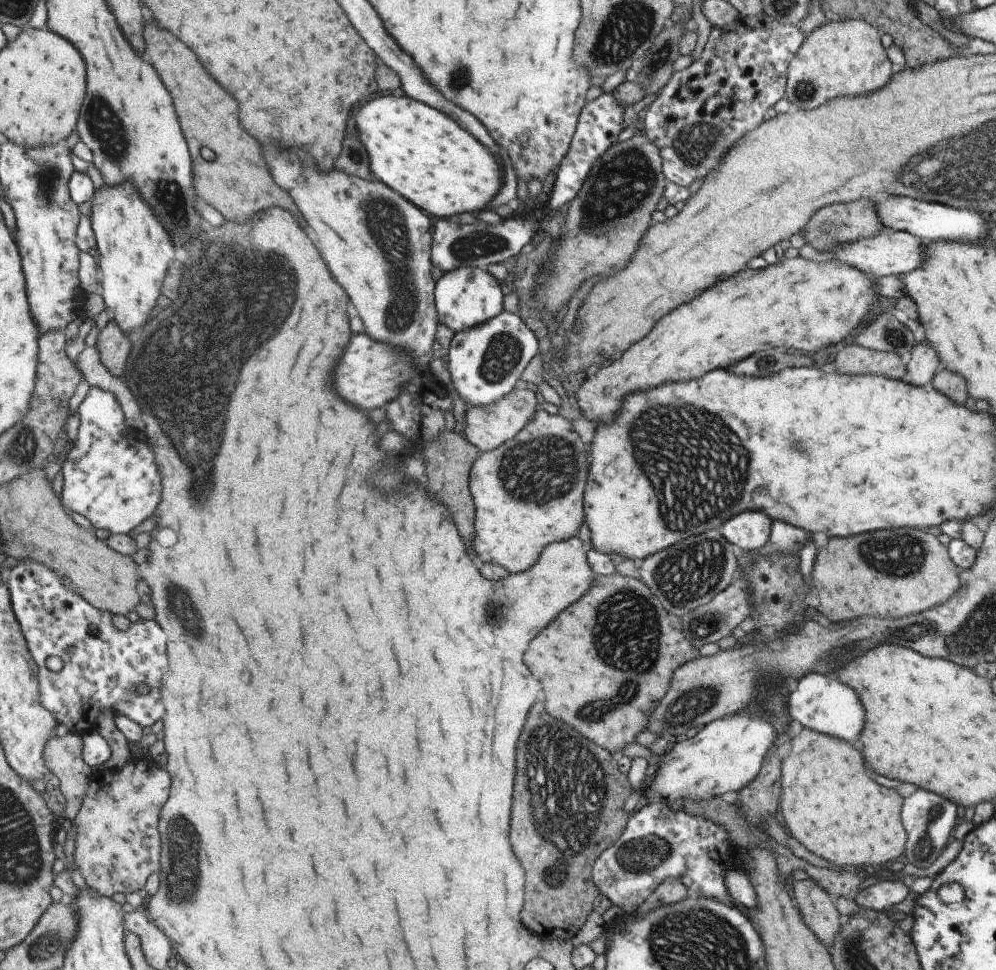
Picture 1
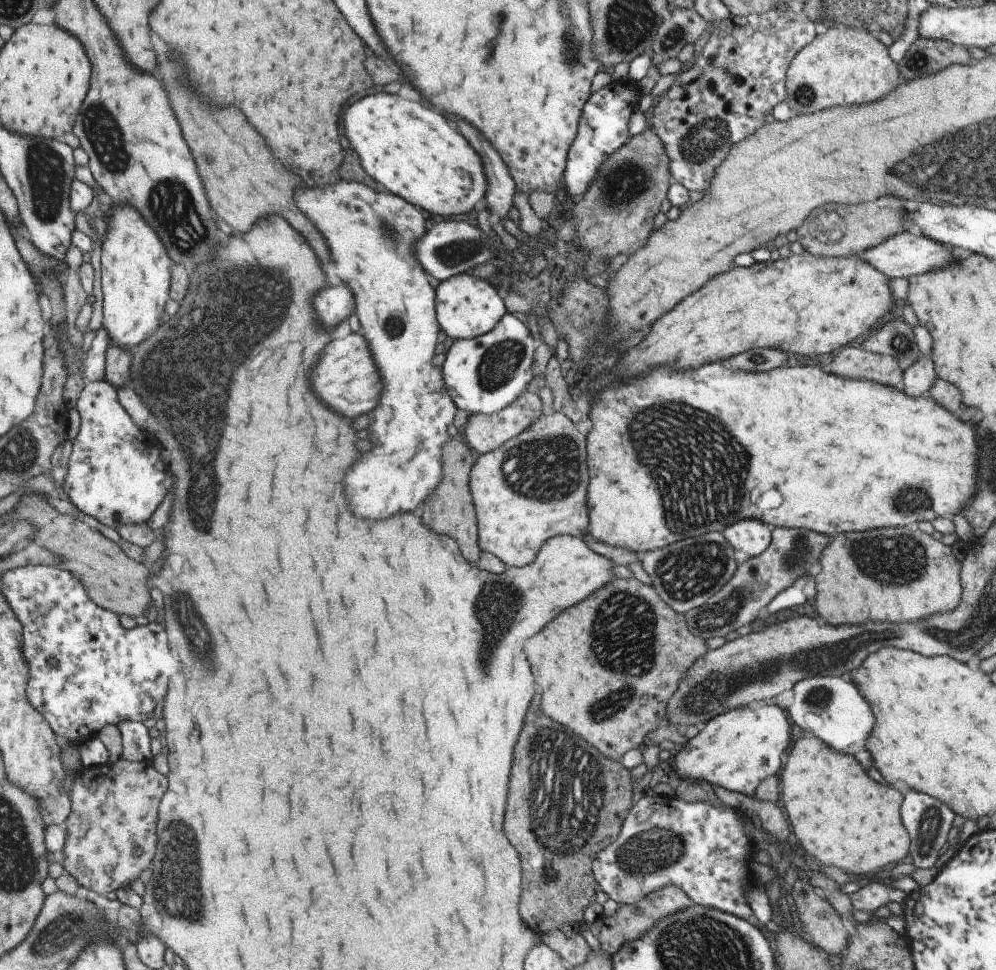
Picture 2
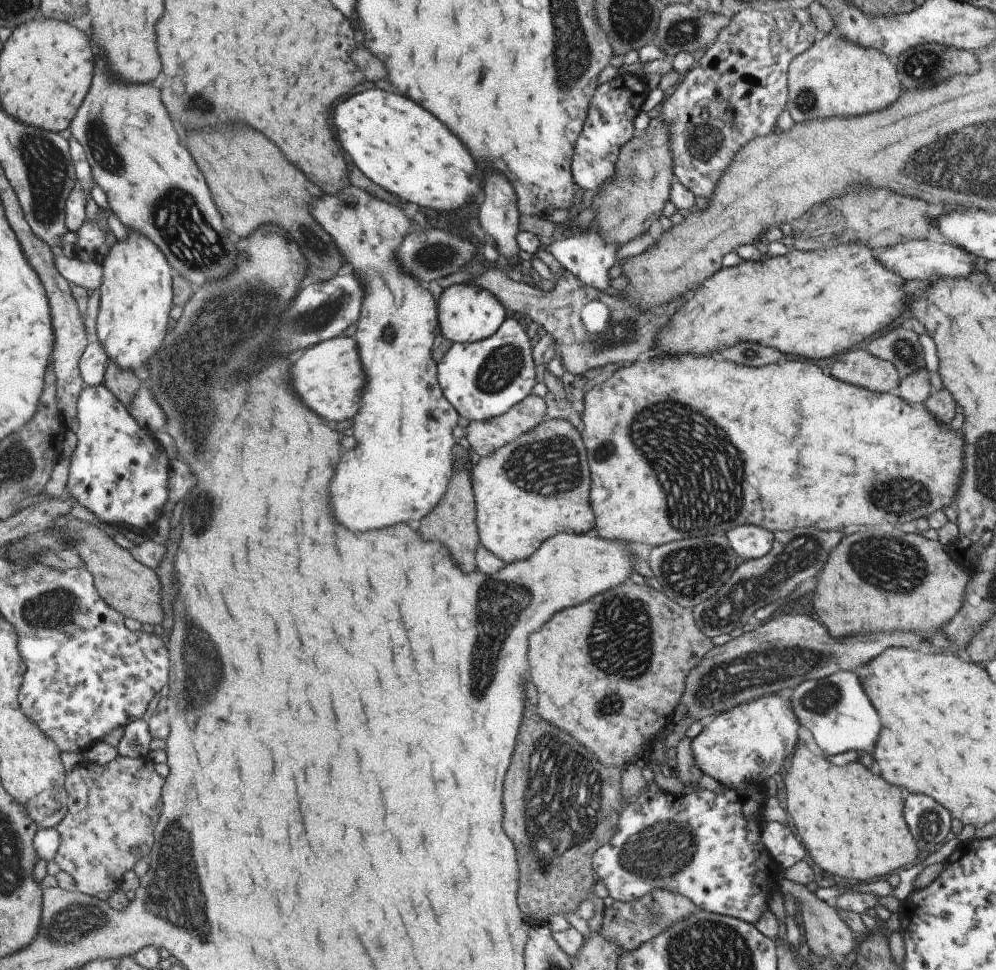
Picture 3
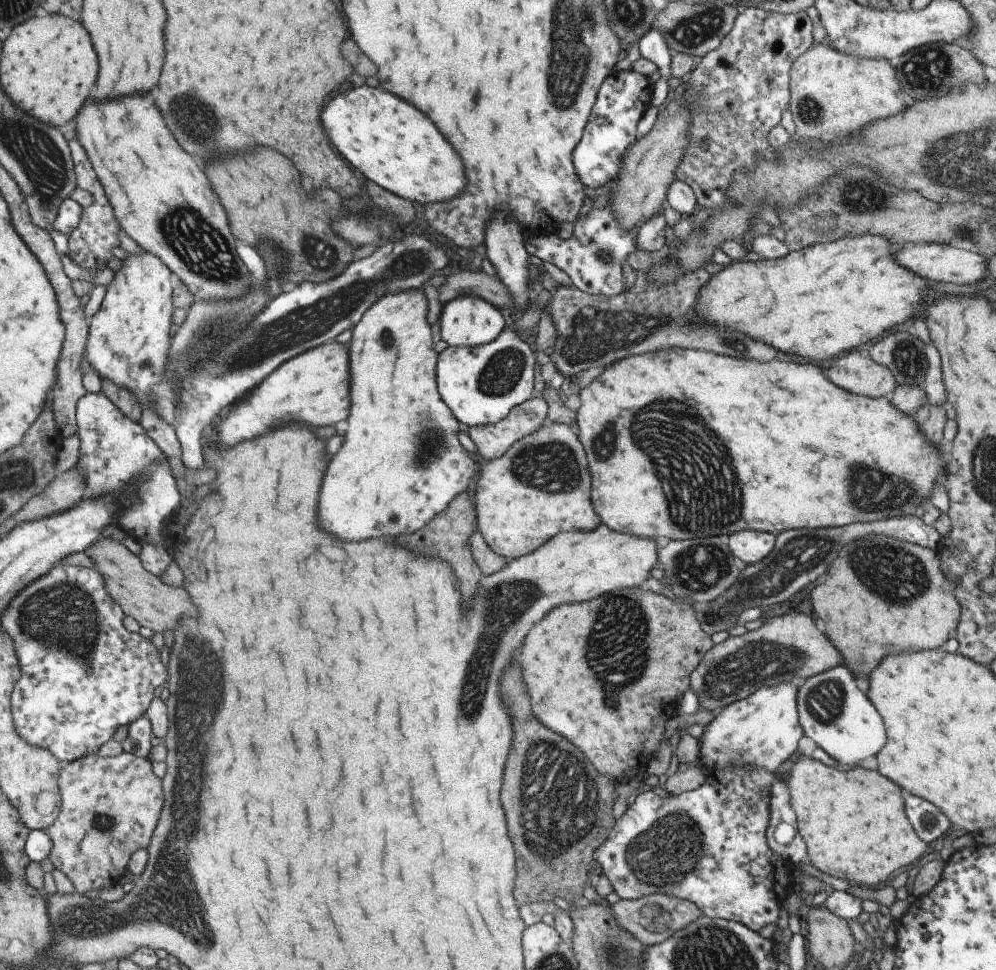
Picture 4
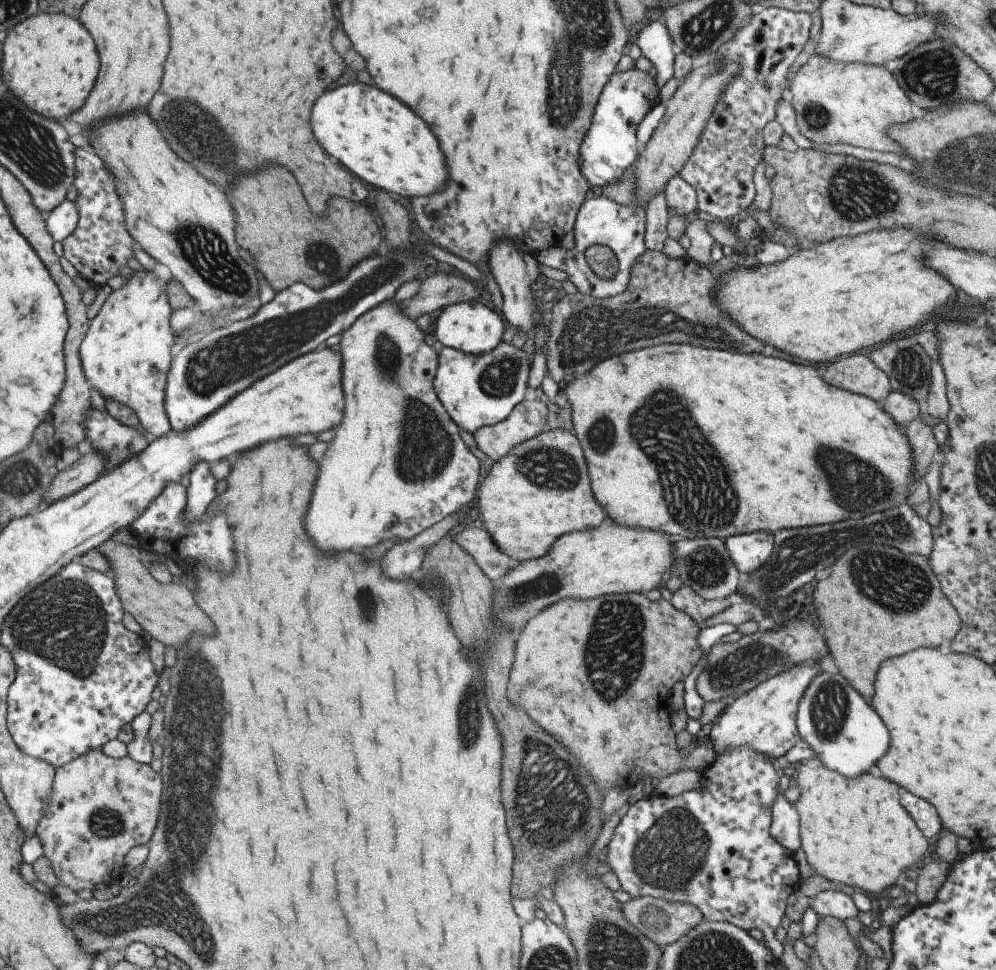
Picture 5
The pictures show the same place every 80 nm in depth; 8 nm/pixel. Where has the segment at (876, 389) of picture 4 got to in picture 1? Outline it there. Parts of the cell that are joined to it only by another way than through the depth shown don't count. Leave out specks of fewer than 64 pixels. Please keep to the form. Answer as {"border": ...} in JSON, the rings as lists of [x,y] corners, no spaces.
{"border":[[[853,344],[842,348],[835,355],[834,370],[841,375],[871,374],[889,380],[905,380],[905,361],[893,352],[869,350]]]}

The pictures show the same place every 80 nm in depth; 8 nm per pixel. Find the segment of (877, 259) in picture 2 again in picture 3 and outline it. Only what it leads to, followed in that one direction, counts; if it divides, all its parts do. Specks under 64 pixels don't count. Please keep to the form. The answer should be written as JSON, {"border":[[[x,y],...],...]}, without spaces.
{"border":[[[907,240],[907,242],[899,242],[895,246],[889,246],[885,249],[879,249],[872,252],[873,256],[881,266],[885,266],[887,270],[895,272],[897,276],[901,276],[903,280],[929,280],[929,276],[945,276],[945,278],[965,278],[975,270],[978,258],[974,260],[969,254],[951,244],[945,242],[931,242],[931,240]]]}

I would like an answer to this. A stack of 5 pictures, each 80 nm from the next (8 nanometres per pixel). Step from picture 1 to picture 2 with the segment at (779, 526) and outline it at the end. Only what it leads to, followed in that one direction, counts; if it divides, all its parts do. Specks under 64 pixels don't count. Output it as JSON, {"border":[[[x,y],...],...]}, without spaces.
{"border":[[[775,527],[770,530],[770,544],[761,555],[749,557],[739,564],[727,584],[715,592],[701,607],[691,608],[685,613],[687,630],[701,640],[715,636],[727,636],[739,627],[750,624],[766,608],[768,603],[781,591],[791,587],[799,576],[814,573],[823,548],[829,538],[823,534],[807,532],[803,528],[785,529]]]}

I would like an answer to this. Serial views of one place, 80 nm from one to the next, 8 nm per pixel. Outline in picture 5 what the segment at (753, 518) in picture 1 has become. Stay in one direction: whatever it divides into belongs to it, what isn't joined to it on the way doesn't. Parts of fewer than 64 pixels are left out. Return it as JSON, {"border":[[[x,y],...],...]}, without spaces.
{"border":[[[753,531],[724,537],[729,558],[738,572],[749,574],[766,562],[772,554],[774,536],[765,531]]]}

